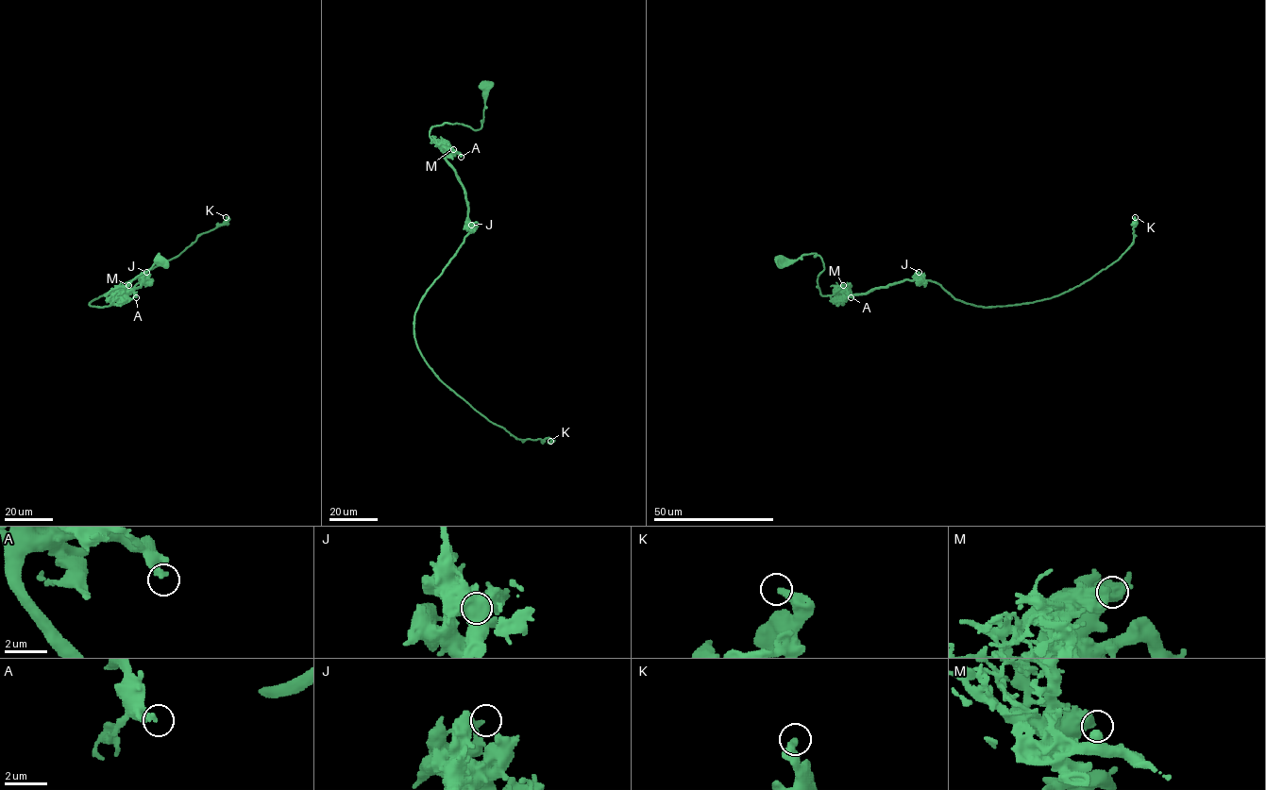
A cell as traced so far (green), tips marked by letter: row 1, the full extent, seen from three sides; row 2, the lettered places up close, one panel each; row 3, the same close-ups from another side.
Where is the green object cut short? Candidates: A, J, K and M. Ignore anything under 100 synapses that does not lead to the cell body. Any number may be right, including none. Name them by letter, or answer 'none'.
none

